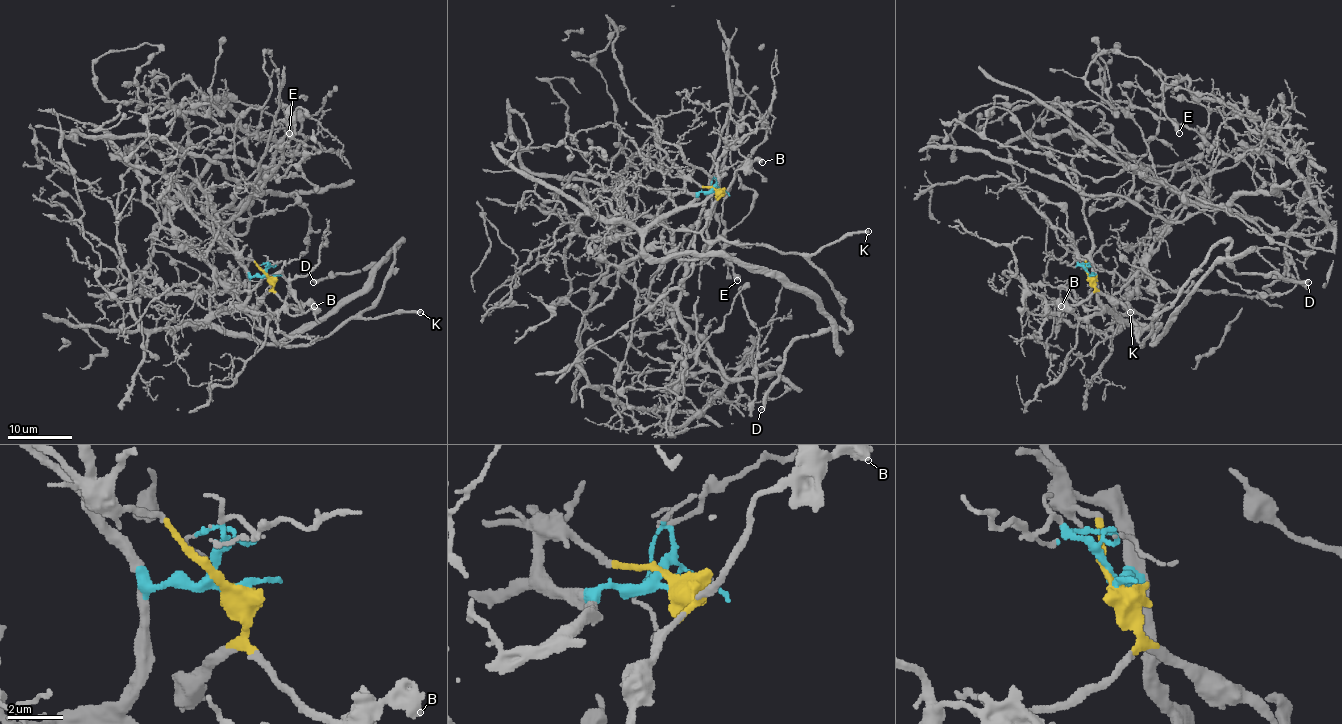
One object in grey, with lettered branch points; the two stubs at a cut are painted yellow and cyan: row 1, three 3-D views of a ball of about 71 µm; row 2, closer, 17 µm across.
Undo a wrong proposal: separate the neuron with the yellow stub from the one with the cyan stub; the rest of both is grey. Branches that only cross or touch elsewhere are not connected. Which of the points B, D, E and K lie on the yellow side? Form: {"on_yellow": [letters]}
{"on_yellow": ["B", "D", "K"]}

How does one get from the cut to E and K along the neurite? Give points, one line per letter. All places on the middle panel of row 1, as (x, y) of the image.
E: (715, 192), (635, 185), (631, 227), (609, 230), (654, 216), (686, 261), (714, 187), (736, 280)
K: (715, 190), (720, 196), (707, 221), (706, 240), (815, 254), (848, 235), (868, 230)

